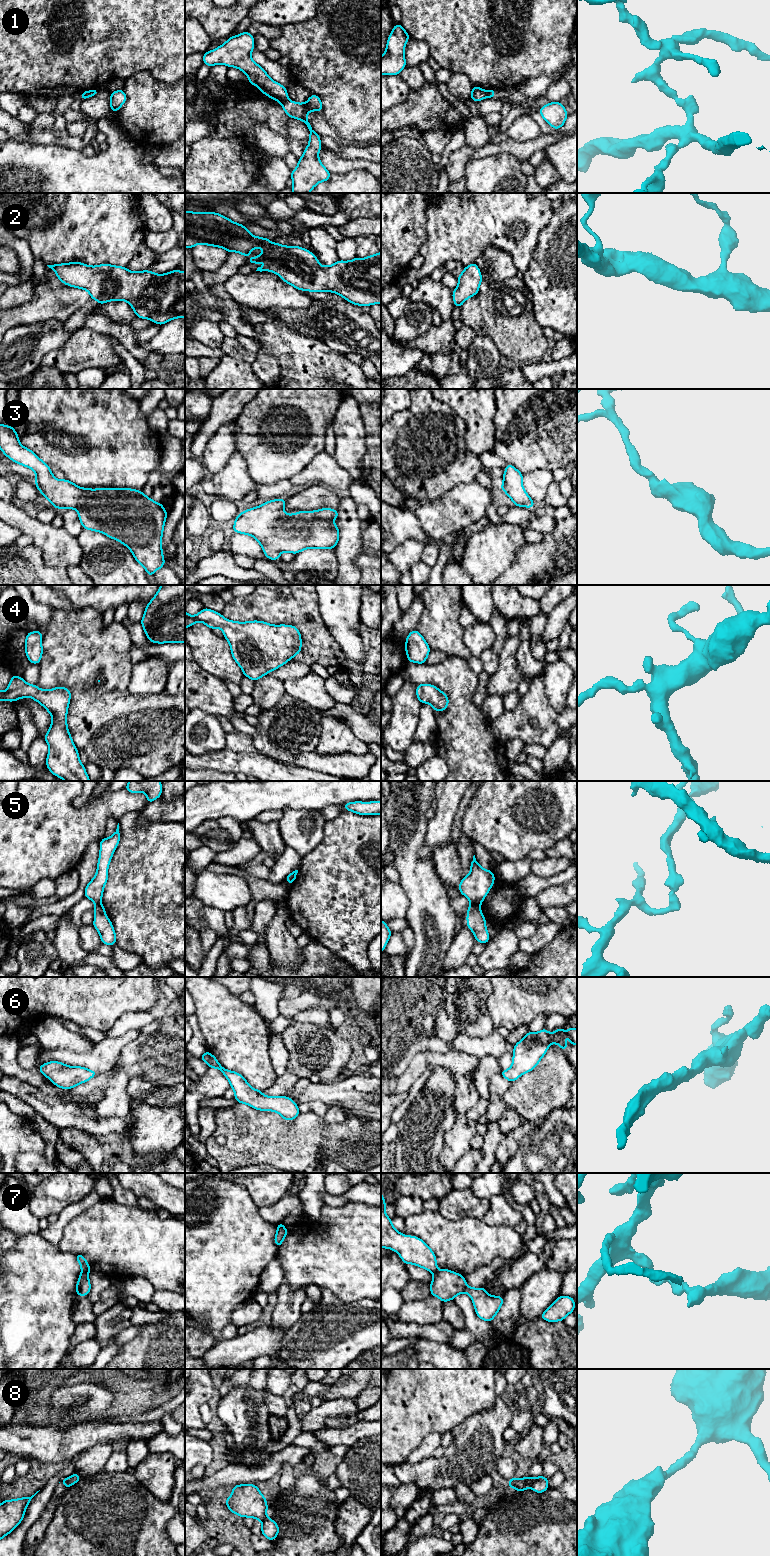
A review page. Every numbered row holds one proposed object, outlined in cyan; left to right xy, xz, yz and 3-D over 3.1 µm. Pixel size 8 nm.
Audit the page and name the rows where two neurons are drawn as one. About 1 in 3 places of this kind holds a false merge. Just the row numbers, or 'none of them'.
1, 5, 7, 8

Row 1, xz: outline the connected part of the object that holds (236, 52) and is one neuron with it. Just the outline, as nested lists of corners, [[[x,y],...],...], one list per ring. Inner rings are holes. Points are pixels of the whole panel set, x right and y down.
[[[246,31],[237,36],[231,36],[224,44],[212,51],[203,54],[203,63],[212,67],[217,64],[223,64],[228,67],[235,67],[243,71],[251,85],[257,86],[263,94],[276,100],[280,104],[288,100],[287,88],[272,80],[266,71],[255,63],[251,58],[254,49],[254,37]]]

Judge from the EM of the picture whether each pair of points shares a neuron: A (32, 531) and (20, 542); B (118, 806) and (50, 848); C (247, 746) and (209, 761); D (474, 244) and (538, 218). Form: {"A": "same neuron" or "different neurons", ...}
{"A": "different neurons", "B": "same neuron", "C": "different neurons", "D": "same neuron"}

